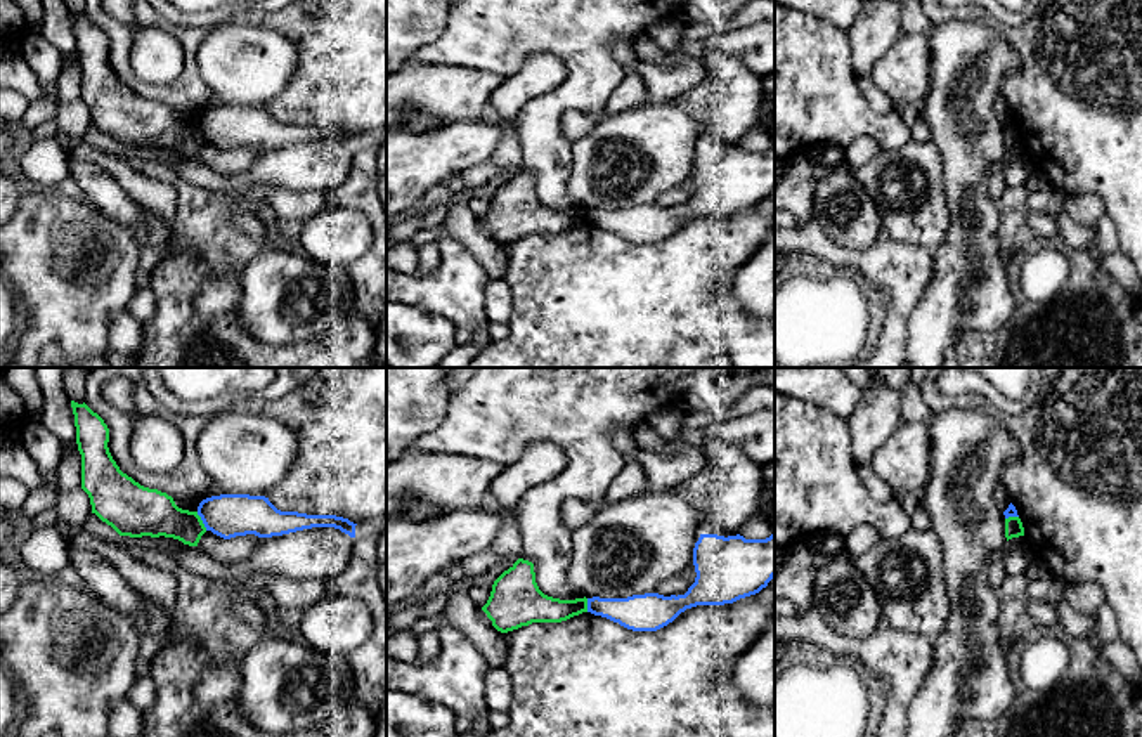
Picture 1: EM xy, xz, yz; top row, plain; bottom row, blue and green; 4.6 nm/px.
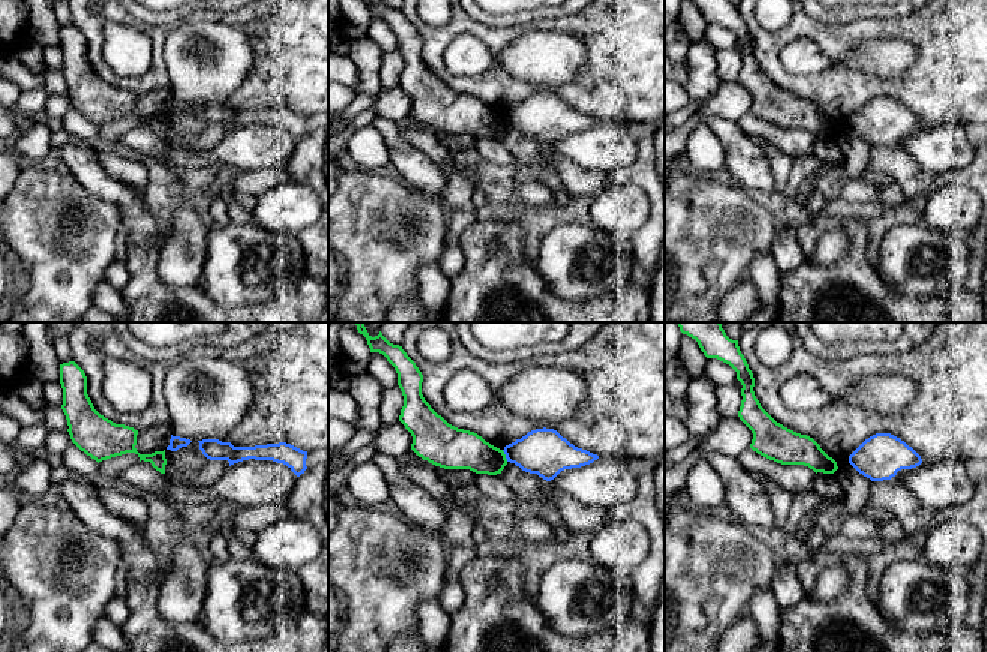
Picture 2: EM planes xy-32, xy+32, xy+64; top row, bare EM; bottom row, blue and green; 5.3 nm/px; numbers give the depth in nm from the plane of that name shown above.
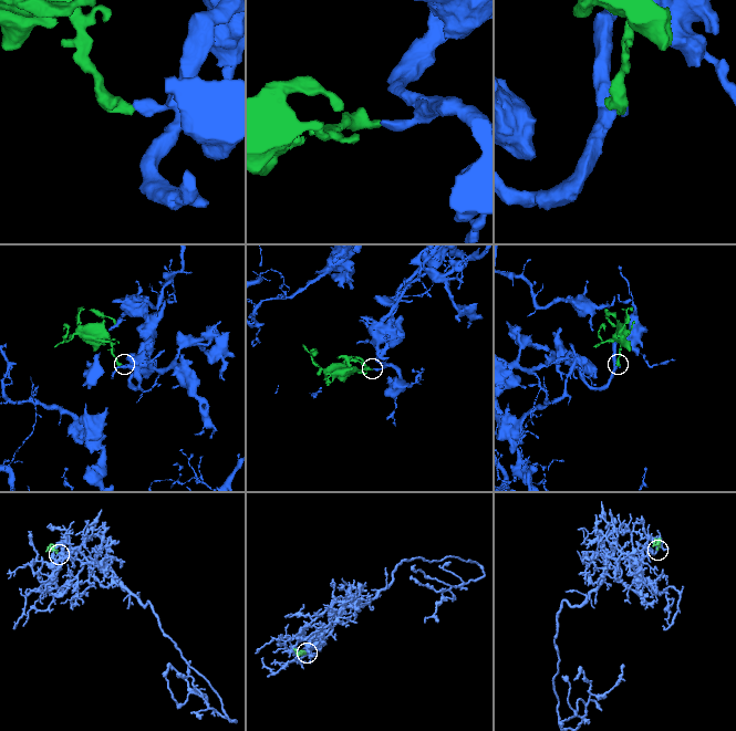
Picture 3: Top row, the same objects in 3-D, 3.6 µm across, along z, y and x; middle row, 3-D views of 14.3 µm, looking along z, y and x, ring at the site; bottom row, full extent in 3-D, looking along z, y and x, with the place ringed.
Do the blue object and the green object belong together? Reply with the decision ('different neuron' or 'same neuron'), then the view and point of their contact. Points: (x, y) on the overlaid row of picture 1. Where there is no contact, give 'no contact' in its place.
different neuron | xy (201, 519)

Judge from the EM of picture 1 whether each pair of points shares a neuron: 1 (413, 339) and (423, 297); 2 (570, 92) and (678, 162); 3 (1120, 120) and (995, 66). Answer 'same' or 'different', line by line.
1: different
2: different
3: different

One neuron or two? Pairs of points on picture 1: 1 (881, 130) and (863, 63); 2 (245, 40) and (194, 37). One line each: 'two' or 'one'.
1: two
2: two

